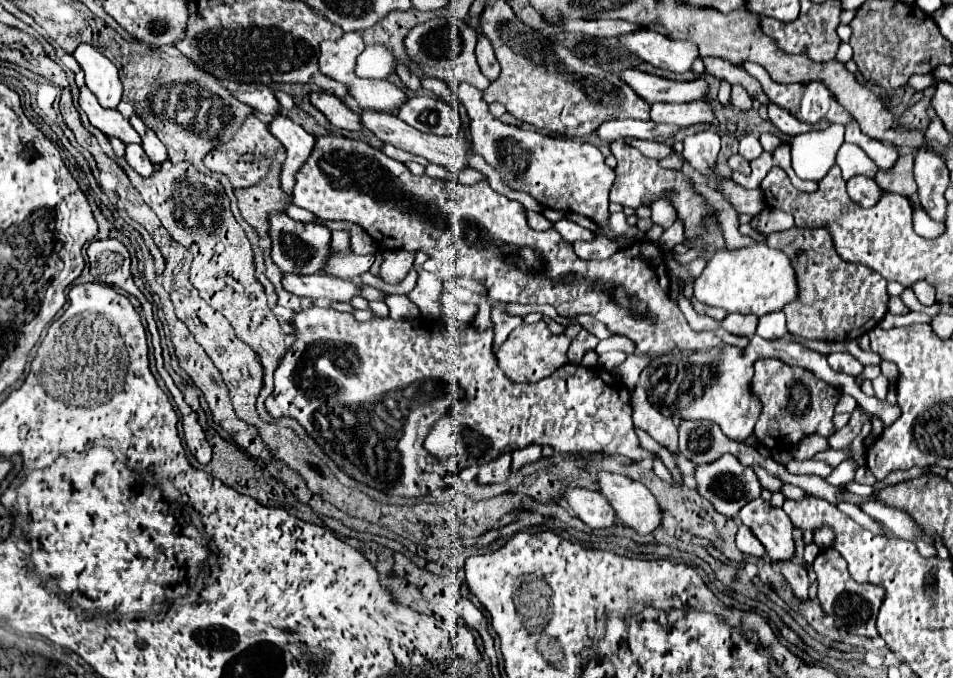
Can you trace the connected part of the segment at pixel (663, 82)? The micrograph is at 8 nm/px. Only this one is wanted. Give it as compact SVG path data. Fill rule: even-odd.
M634 68L622 72L620 76L648 104L656 104L656 102L682 104L682 102L694 102L694 100L706 102L706 96L708 96L708 82L704 78L676 82L676 80L660 78Z

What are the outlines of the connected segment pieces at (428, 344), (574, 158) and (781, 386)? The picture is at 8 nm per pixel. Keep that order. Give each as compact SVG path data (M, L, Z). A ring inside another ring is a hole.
M308 308L308 310L300 310L294 320L292 320L294 328L296 328L296 342L292 344L292 348L286 352L286 356L282 358L276 374L274 374L274 394L266 400L266 408L268 412L274 416L274 418L282 418L282 416L292 416L296 418L304 428L306 432L324 448L324 452L352 478L356 478L358 482L364 482L372 488L378 488L382 492L388 492L388 494L400 494L400 496L424 496L424 494L430 494L432 490L436 488L444 488L444 486L450 486L450 482L454 482L456 474L466 468L468 464L474 464L474 460L478 464L482 462L490 462L494 458L498 458L498 454L504 454L506 450L512 452L516 448L522 448L526 444L550 444L556 452L568 452L568 454L576 454L576 452L590 452L590 454L596 454L596 452L614 452L614 454L622 454L622 456L628 456L630 460L642 460L642 458L648 458L650 454L646 450L642 450L638 446L638 436L634 432L634 424L632 424L632 408L630 408L630 392L624 388L624 384L620 382L618 376L602 370L602 368L584 368L584 366L578 366L578 364L564 364L560 366L552 376L548 376L546 380L540 380L540 382L534 382L534 384L516 384L512 382L502 370L496 368L496 358L494 358L494 352L492 352L492 330L486 330L486 332L478 332L470 322L460 322L460 320L454 320L450 316L442 316L432 320L422 320L422 318L412 318L398 320L394 322L392 318L384 318L384 320L370 320L370 322L358 322L352 314L348 312L338 312L334 308ZM454 402L462 402L464 406L460 408L466 408L466 426L462 428L462 446L464 446L464 464L460 464L460 456L454 456L452 460L442 460L442 458L436 458L432 456L430 452L426 452L424 448L424 440L426 436L430 434L432 426L444 418L446 414L452 412L452 406Z
M466 82L458 84L456 94L470 118L474 152L480 154L512 190L530 194L544 208L578 212L590 220L606 222L608 192L614 182L614 170L604 164L604 156L596 146L558 136L544 136L522 126L504 124L488 112L488 104L482 100L482 90Z
M756 360L752 390L762 400L762 416L754 428L756 438L770 450L792 450L804 436L818 432L822 436L834 434L832 414L840 392L816 378L810 370L786 366L780 360Z

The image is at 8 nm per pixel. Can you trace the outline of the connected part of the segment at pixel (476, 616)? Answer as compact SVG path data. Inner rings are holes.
M460 598L460 602L458 602L458 614L466 620L466 624L470 628L474 628L480 634L480 638L484 642L484 652L486 654L496 654L494 640L492 640L492 636L488 634L488 628L486 628L486 616L470 600L466 600L466 598Z

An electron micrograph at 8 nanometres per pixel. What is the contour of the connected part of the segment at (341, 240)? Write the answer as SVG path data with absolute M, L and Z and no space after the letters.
M332 232L332 246L334 246L334 258L330 258L330 274L338 278L356 280L362 272L368 272L368 268L374 264L374 254L356 256L346 250L348 246L346 232Z

